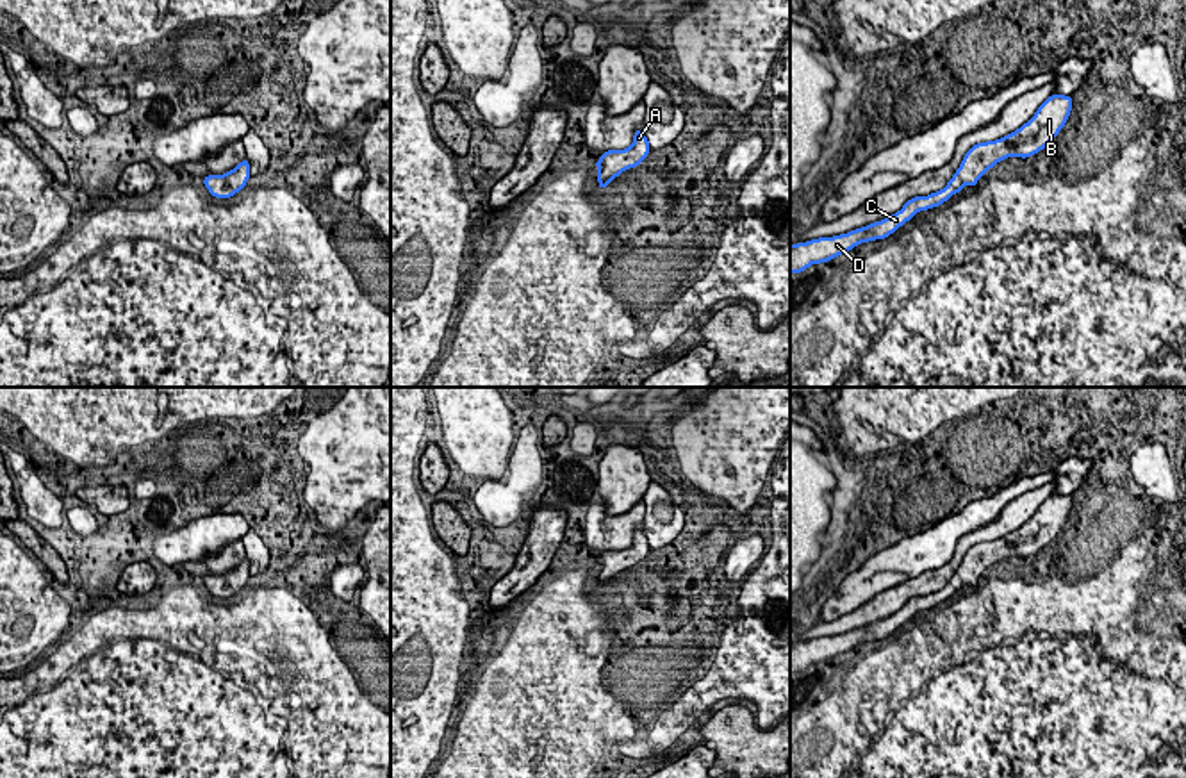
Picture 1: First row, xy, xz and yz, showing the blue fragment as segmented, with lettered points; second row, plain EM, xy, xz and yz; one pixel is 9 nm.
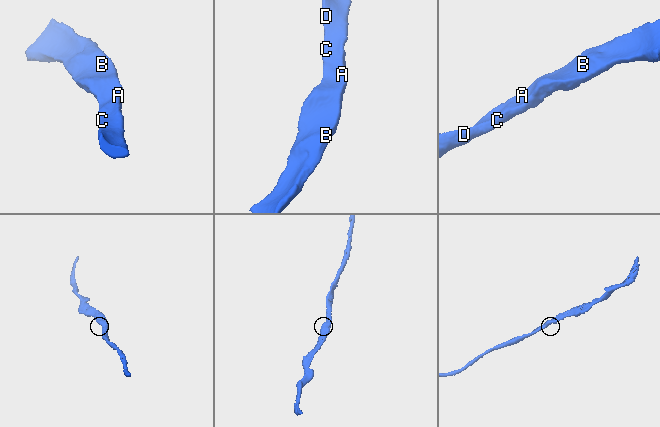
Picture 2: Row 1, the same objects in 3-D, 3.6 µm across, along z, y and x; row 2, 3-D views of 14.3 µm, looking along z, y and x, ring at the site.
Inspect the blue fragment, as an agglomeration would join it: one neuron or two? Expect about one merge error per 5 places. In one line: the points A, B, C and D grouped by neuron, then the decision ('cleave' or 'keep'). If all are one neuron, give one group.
A B C D; keep

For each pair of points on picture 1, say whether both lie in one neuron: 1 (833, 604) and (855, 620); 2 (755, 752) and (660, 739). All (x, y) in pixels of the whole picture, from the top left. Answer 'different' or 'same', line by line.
1: different
2: different

